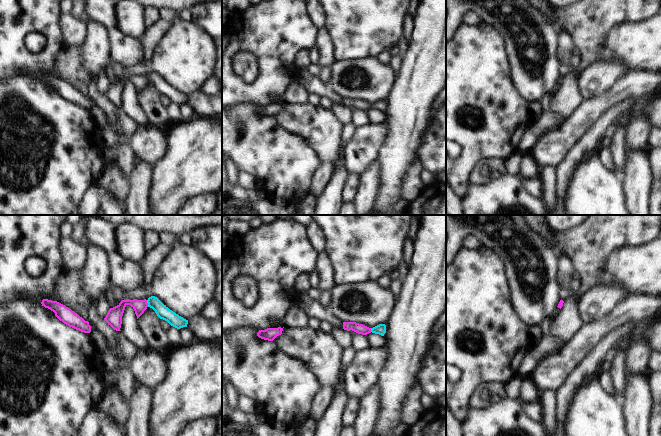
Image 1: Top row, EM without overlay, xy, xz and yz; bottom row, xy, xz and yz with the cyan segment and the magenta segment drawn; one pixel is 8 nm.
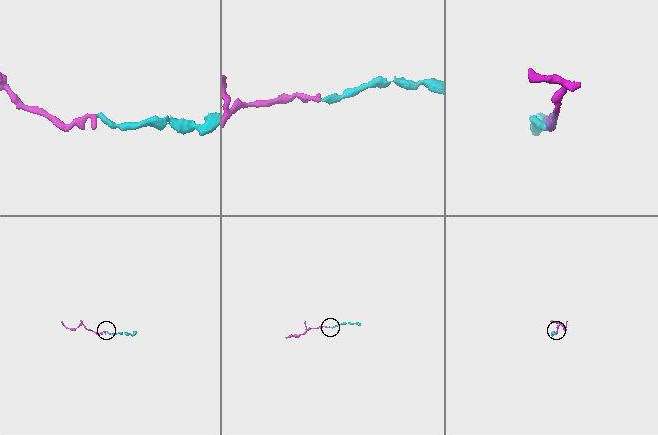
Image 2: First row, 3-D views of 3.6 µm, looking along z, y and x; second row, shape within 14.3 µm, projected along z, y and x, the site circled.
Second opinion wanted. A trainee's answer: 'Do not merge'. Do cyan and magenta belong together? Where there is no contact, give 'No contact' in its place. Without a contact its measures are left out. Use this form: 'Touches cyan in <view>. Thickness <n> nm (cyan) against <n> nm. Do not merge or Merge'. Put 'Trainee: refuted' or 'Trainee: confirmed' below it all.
Touches cyan in xy. Thickness 110 nm (cyan) against 110 nm. Merge
Trainee: refuted

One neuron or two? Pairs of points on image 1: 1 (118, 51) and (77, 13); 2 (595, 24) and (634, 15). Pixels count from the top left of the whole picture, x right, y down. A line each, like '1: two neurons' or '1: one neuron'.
1: two neurons
2: one neuron

